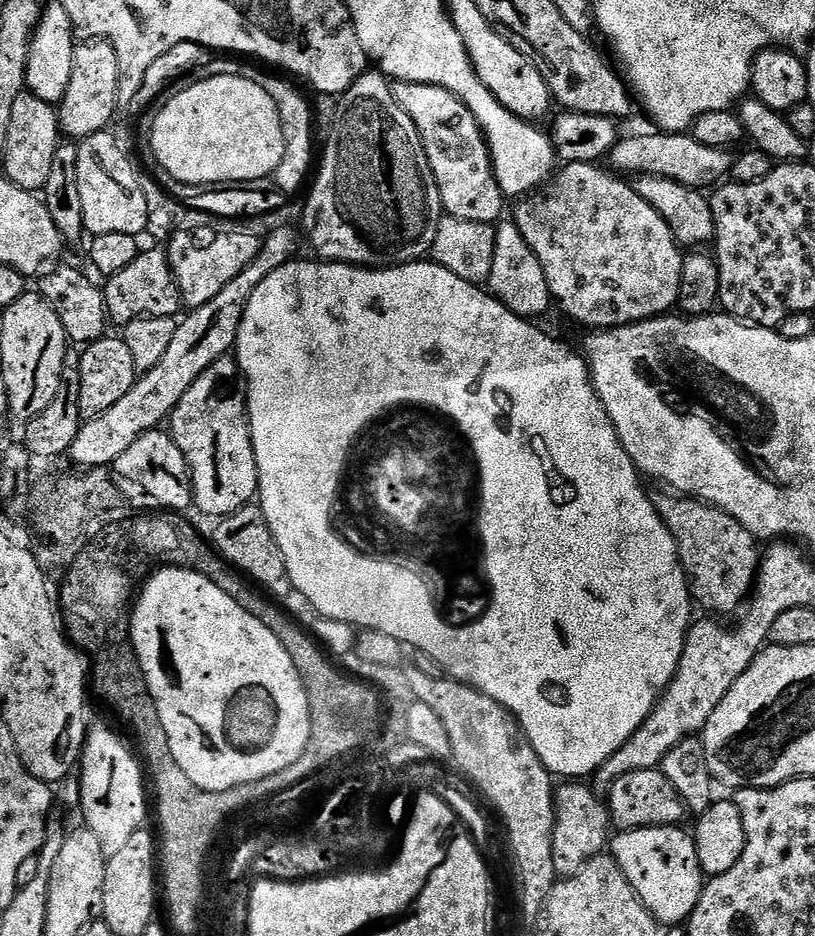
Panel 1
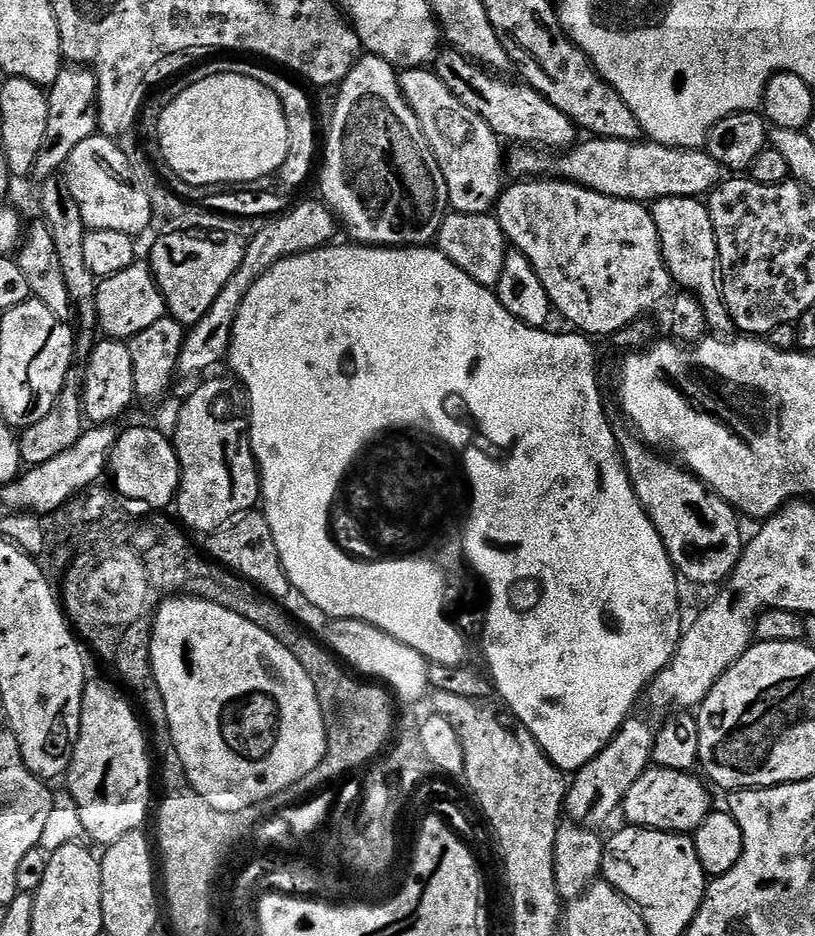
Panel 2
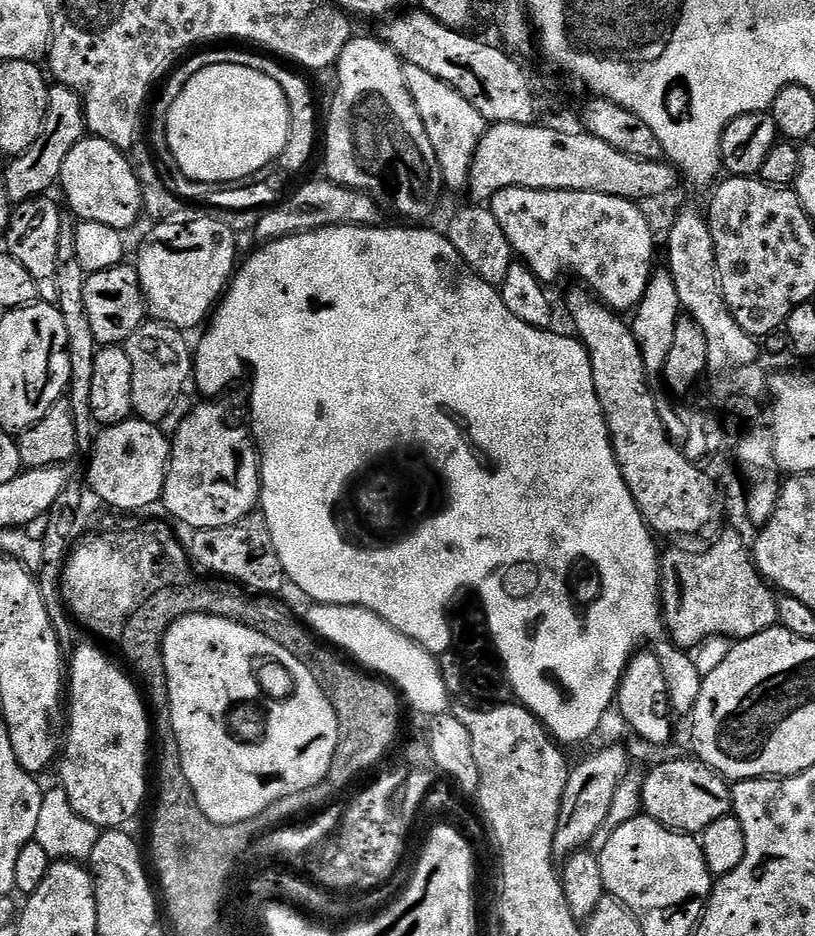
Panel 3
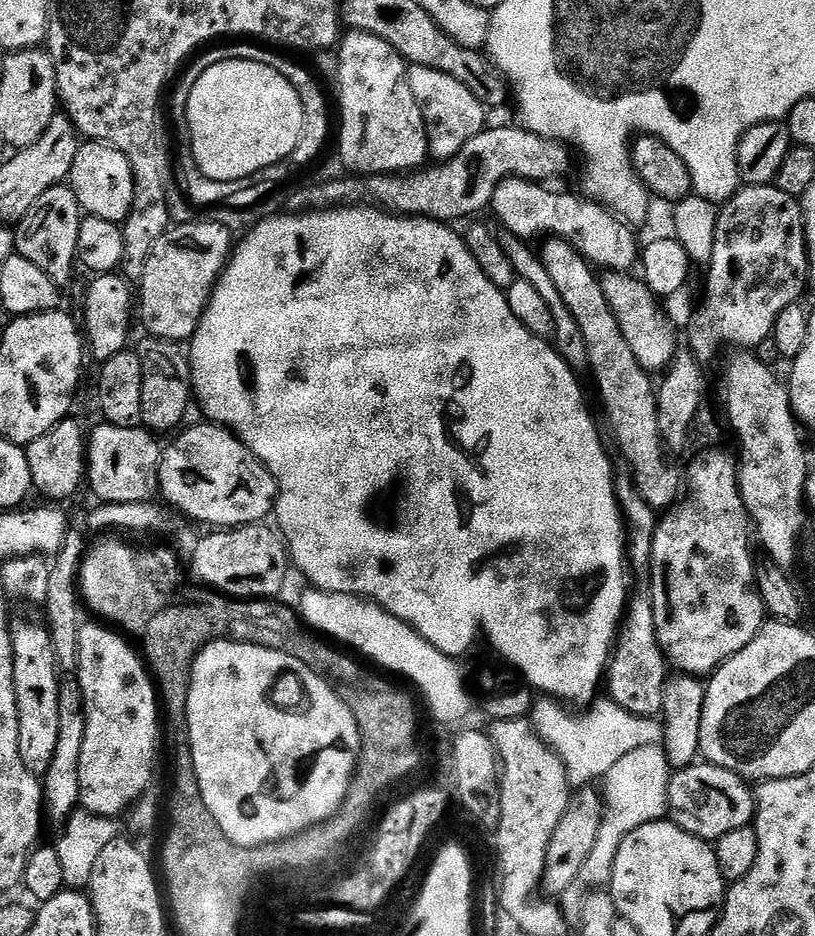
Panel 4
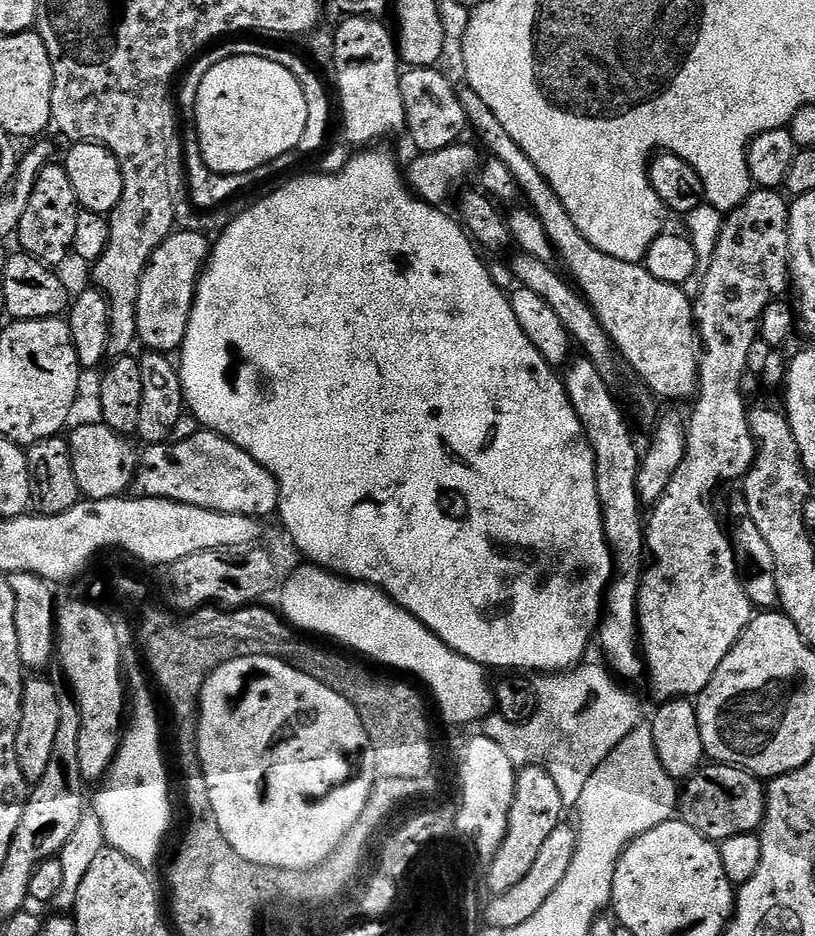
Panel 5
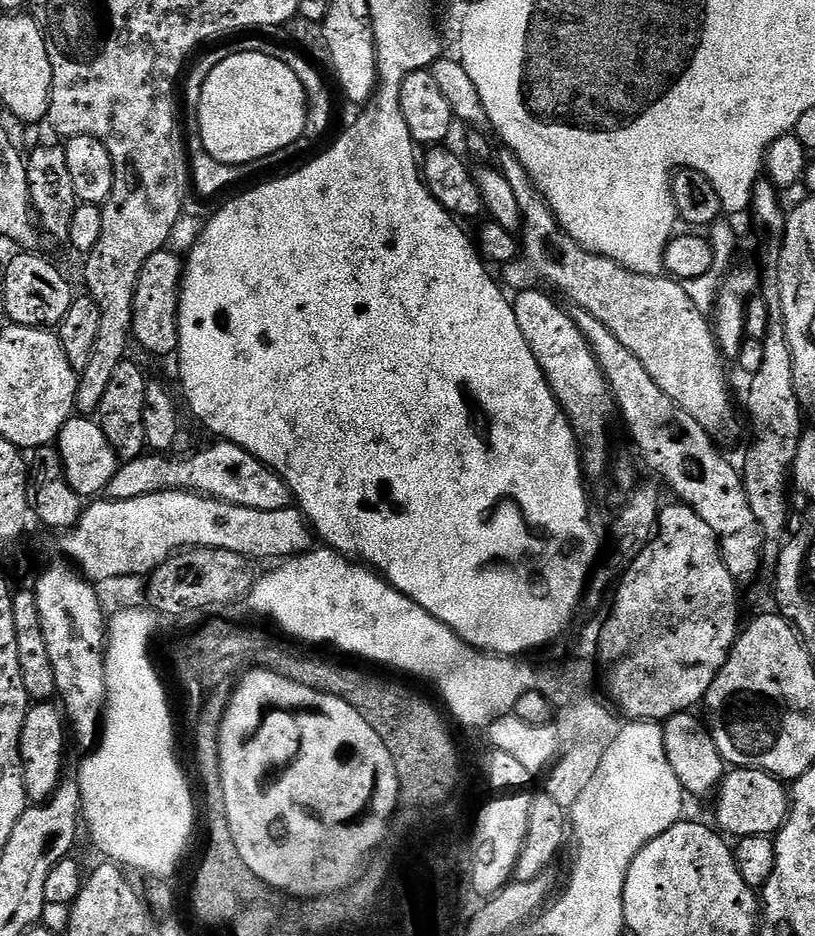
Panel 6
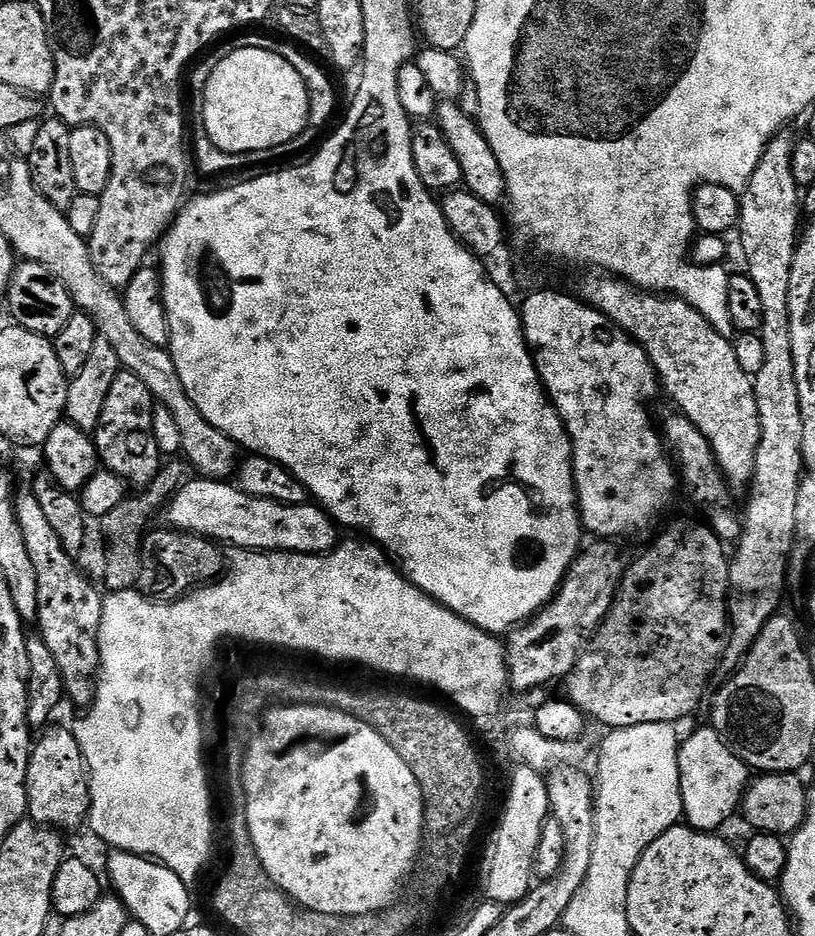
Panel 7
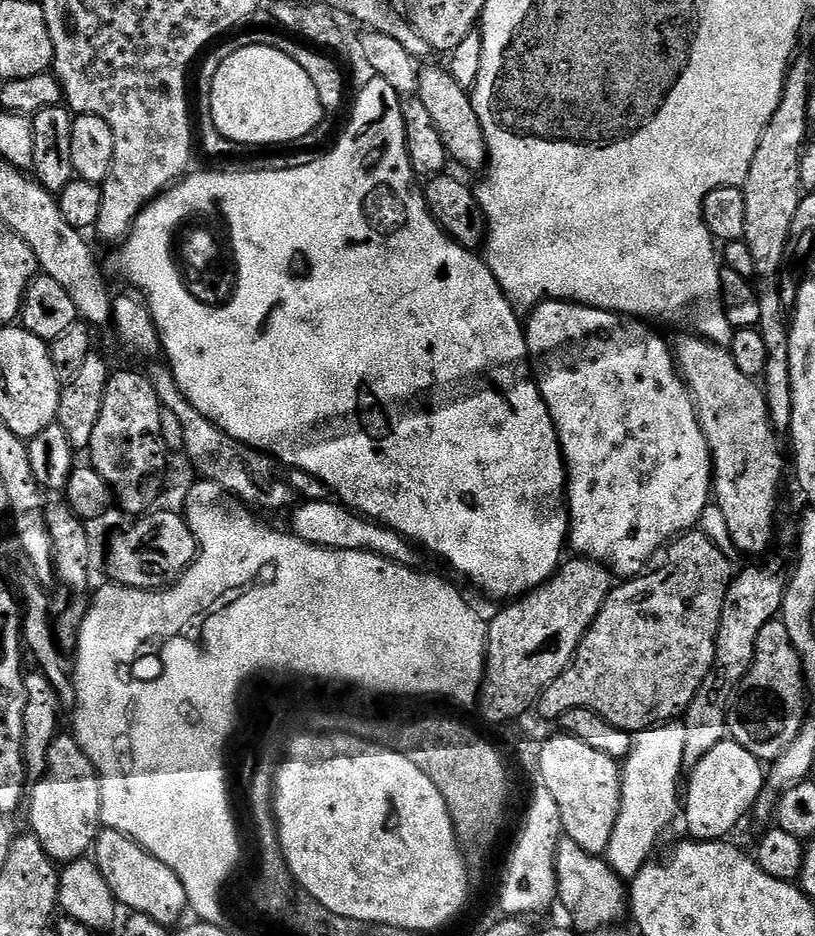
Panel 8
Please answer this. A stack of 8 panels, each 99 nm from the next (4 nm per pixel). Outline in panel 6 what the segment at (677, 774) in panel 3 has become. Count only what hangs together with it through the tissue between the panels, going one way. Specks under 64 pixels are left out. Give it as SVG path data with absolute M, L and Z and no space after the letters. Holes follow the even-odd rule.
M732 768L721 780L716 798L716 824L725 837L771 836L775 837L786 822L790 807L790 792L785 781L762 770Z

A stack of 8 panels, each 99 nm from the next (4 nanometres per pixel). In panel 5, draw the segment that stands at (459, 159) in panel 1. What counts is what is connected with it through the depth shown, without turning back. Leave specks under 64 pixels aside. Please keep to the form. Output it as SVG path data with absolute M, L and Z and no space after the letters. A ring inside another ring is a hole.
M408 66L400 73L400 89L402 90L402 102L406 106L406 136L412 139L412 144L420 152L437 152L446 146L457 143L460 136L468 128L468 115L460 101L457 85L452 85L446 77L440 73L439 67L417 68Z

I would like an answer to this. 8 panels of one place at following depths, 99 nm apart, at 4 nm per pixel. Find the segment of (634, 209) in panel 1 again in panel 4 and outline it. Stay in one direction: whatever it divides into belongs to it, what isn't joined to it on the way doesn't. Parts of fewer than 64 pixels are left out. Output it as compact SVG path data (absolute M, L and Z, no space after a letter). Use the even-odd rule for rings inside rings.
M517 176L506 178L492 195L490 212L500 219L499 227L513 232L522 240L535 241L535 236L557 236L582 253L588 263L600 270L627 273L637 267L637 233L628 228L615 212L585 198L583 195L567 196L564 192L551 192L551 187L535 180L523 180Z

